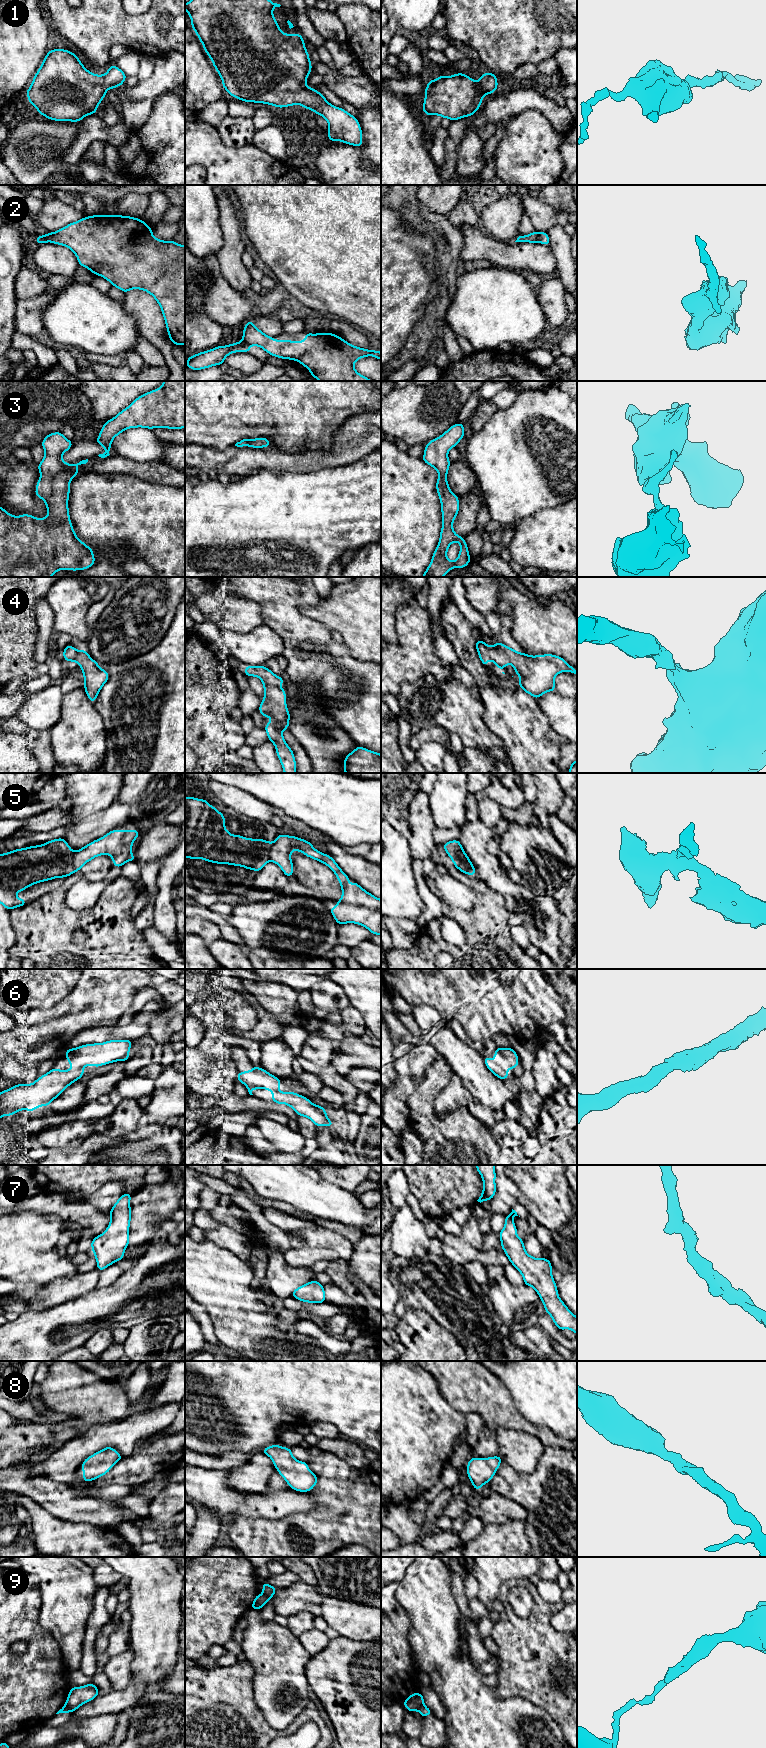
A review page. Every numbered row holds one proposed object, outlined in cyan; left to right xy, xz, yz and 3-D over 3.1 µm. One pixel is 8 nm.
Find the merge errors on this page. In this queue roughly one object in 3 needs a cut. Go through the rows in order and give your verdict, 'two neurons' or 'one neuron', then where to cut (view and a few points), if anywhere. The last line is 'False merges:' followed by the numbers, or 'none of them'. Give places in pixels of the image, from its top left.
1: one neuron; no cut
2: two neurons; cut in xz along (242, 340), (251, 344)
3: one neuron; no cut
4: one neuron; no cut
5: two neurons; cut in xy along (73, 852), (73, 867), (75, 871)
6: one neuron; no cut
7: one neuron; no cut
8: one neuron; no cut
9: two neurons; cut in xy along (65, 1705), (71, 1711)
False merges: 2, 5, 9

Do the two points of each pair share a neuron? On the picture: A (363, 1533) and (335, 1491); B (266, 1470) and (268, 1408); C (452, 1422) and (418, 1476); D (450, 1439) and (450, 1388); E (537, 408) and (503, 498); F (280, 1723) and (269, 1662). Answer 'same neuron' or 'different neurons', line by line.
A: same neuron
B: different neurons
C: same neuron
D: different neurons
E: same neuron
F: same neuron

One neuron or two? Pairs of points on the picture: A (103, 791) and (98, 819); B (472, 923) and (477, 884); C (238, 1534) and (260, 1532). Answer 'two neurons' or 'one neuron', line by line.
A: two neurons
B: one neuron
C: one neuron

